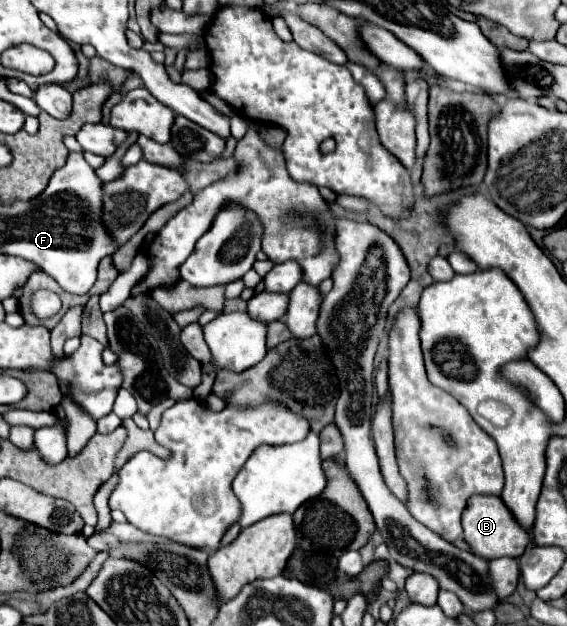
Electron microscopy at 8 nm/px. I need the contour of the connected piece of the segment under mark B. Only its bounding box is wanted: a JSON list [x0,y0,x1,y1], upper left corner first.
[463,494,531,560]

